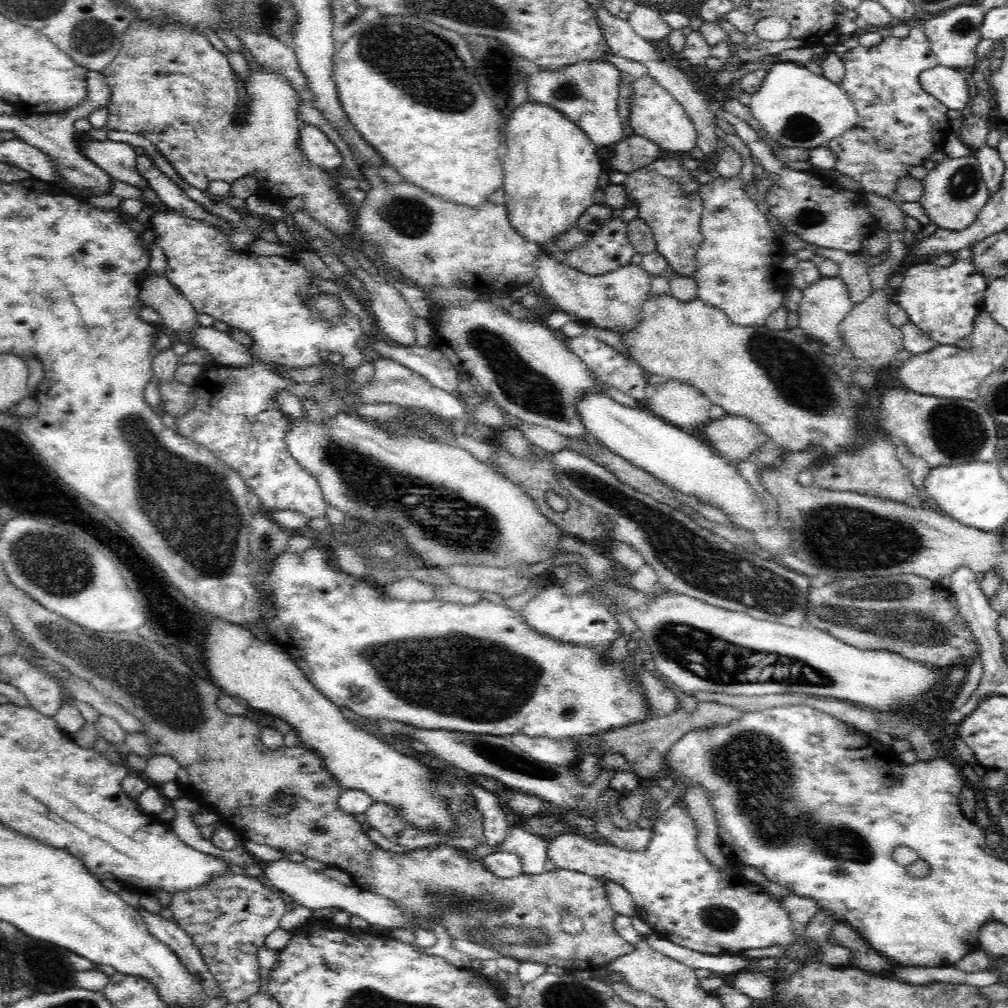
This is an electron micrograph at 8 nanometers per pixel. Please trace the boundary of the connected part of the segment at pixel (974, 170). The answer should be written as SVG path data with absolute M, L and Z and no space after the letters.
M973 154L961 158L944 158L929 170L922 183L923 193L919 200L920 204L937 228L946 230L968 228L978 218L981 209L991 197L988 186L982 178L980 163Z

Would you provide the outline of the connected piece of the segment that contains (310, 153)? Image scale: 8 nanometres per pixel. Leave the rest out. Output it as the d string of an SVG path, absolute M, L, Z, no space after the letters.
M303 124L299 136L299 149L308 162L315 164L318 168L333 172L342 166L342 155L335 142L311 124Z

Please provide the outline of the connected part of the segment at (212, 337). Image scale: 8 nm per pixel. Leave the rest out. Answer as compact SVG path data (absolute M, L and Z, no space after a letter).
M198 324L198 329L192 334L190 342L195 344L196 348L204 348L212 355L213 362L226 367L248 367L255 362L255 356L249 352L249 348L233 340L228 333L220 332L215 327L206 327Z

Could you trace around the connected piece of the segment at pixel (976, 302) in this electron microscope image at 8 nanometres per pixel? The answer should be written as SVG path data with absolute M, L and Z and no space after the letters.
M958 260L952 266L940 266L933 261L910 267L891 298L932 341L939 345L955 346L961 339L972 335L978 313L984 310L985 290L989 279L976 270L968 260Z

